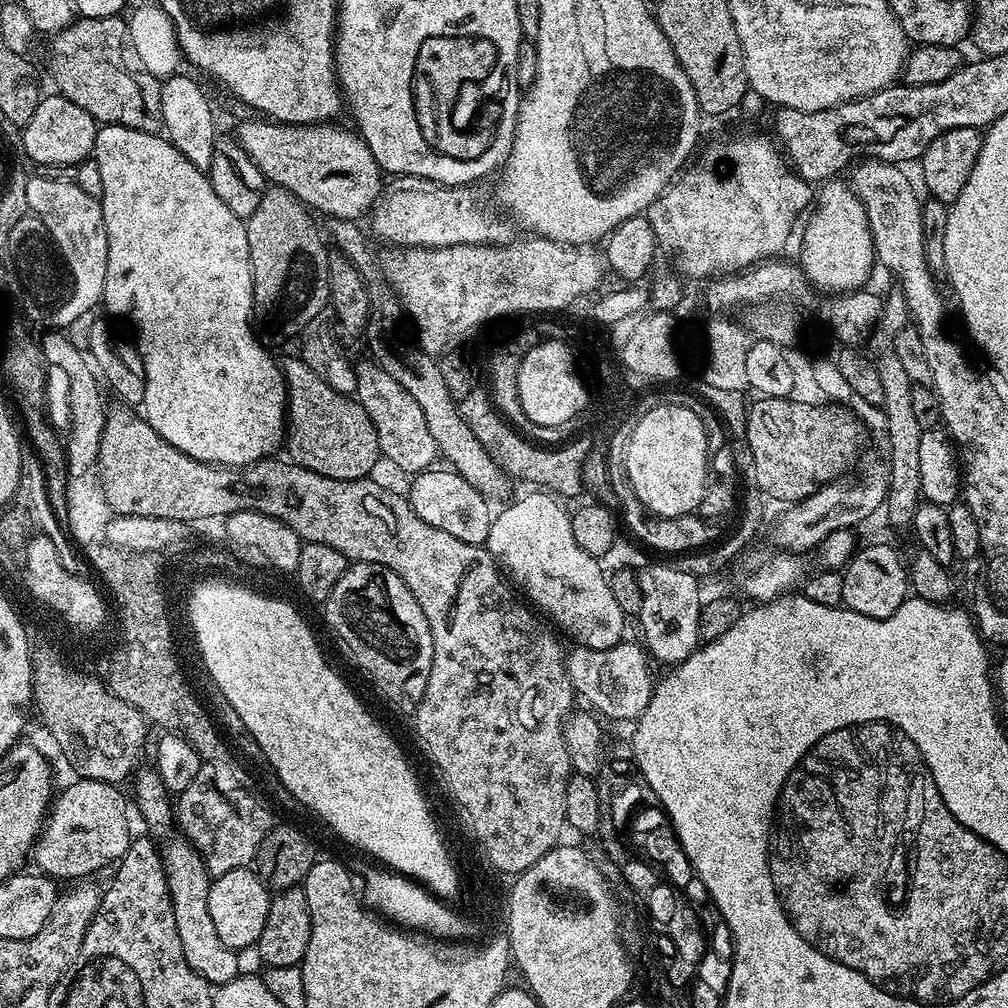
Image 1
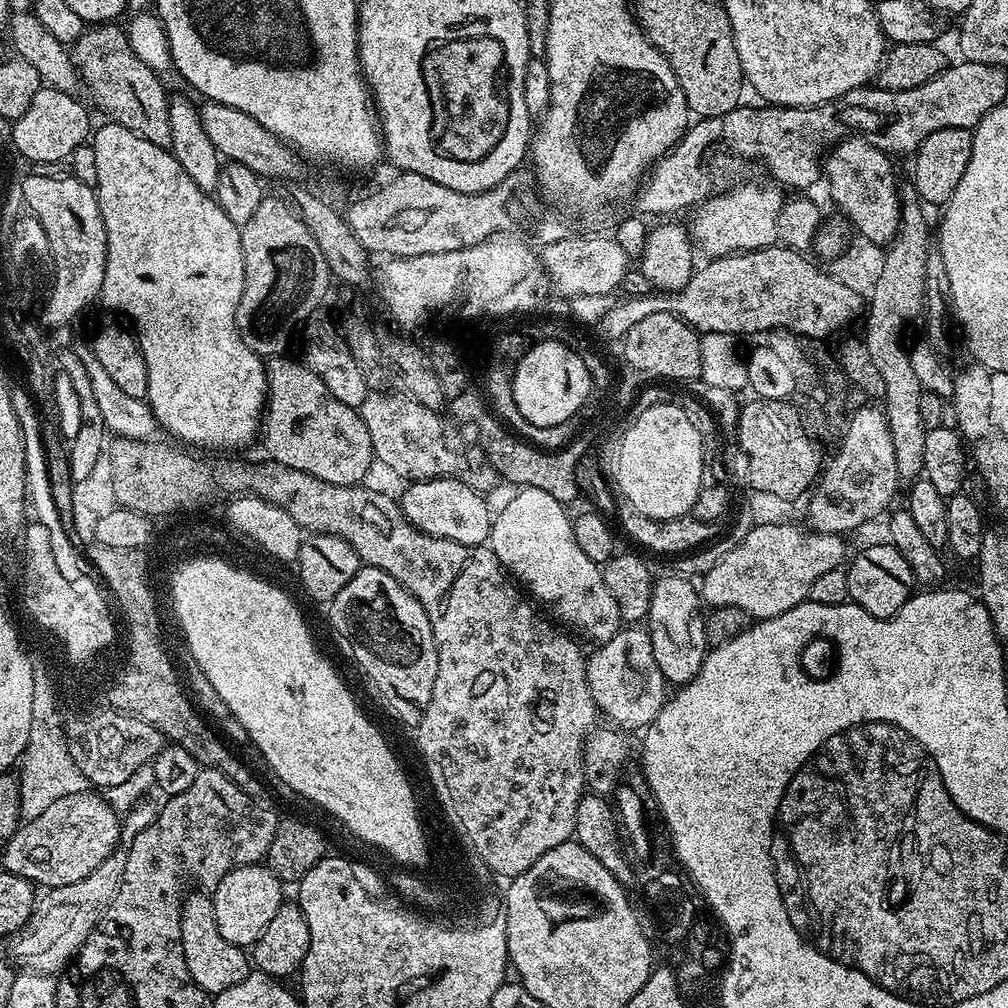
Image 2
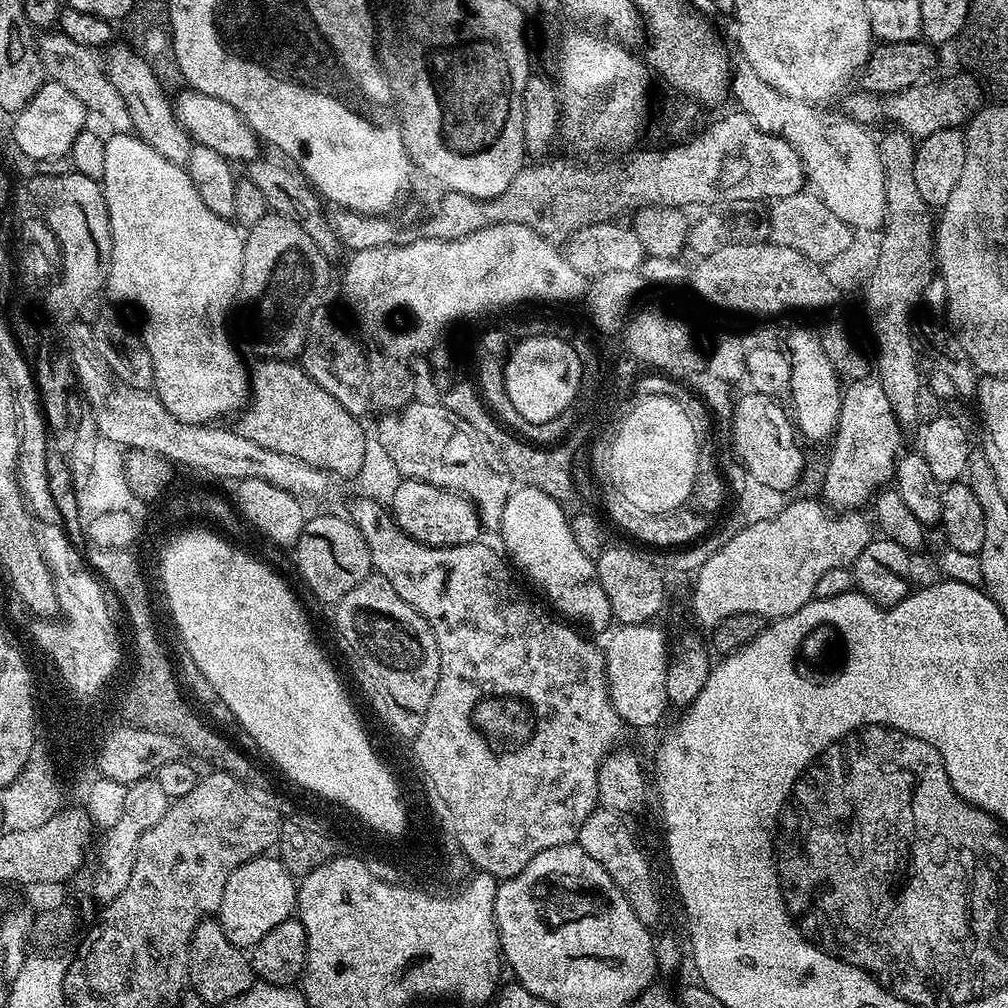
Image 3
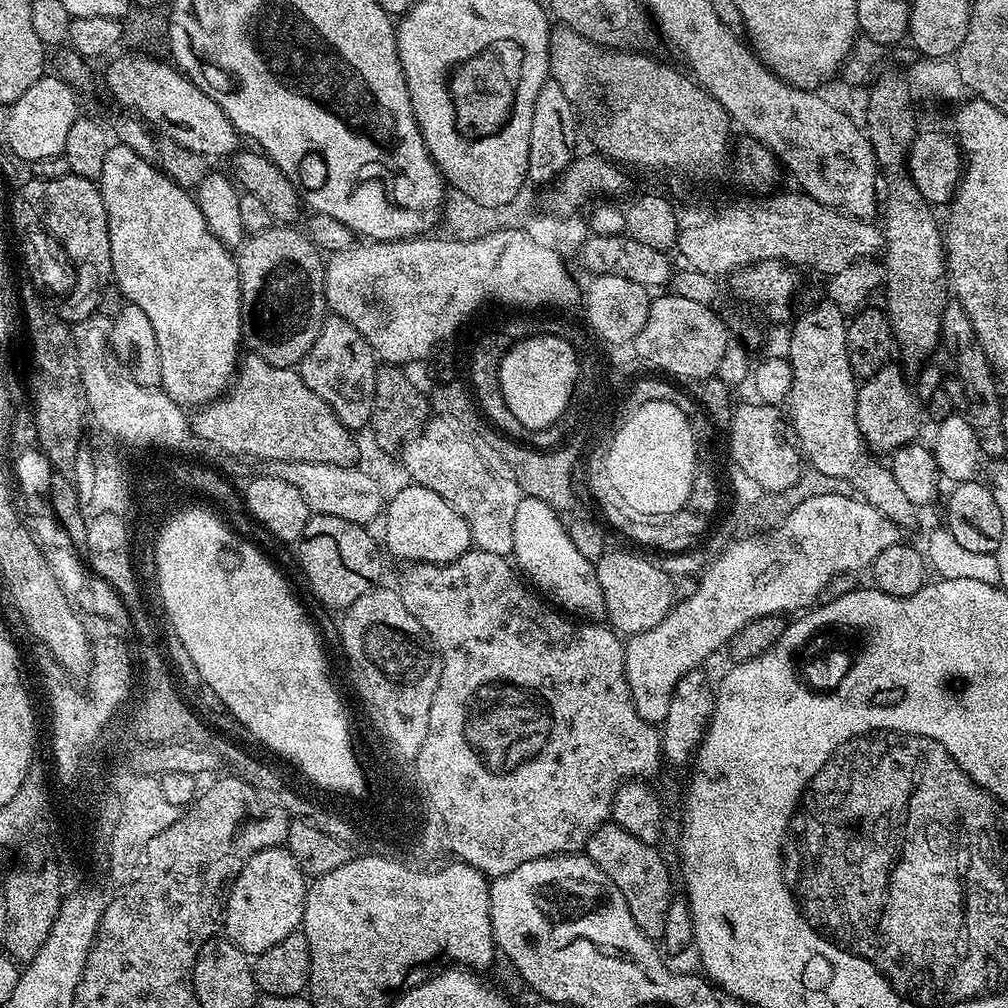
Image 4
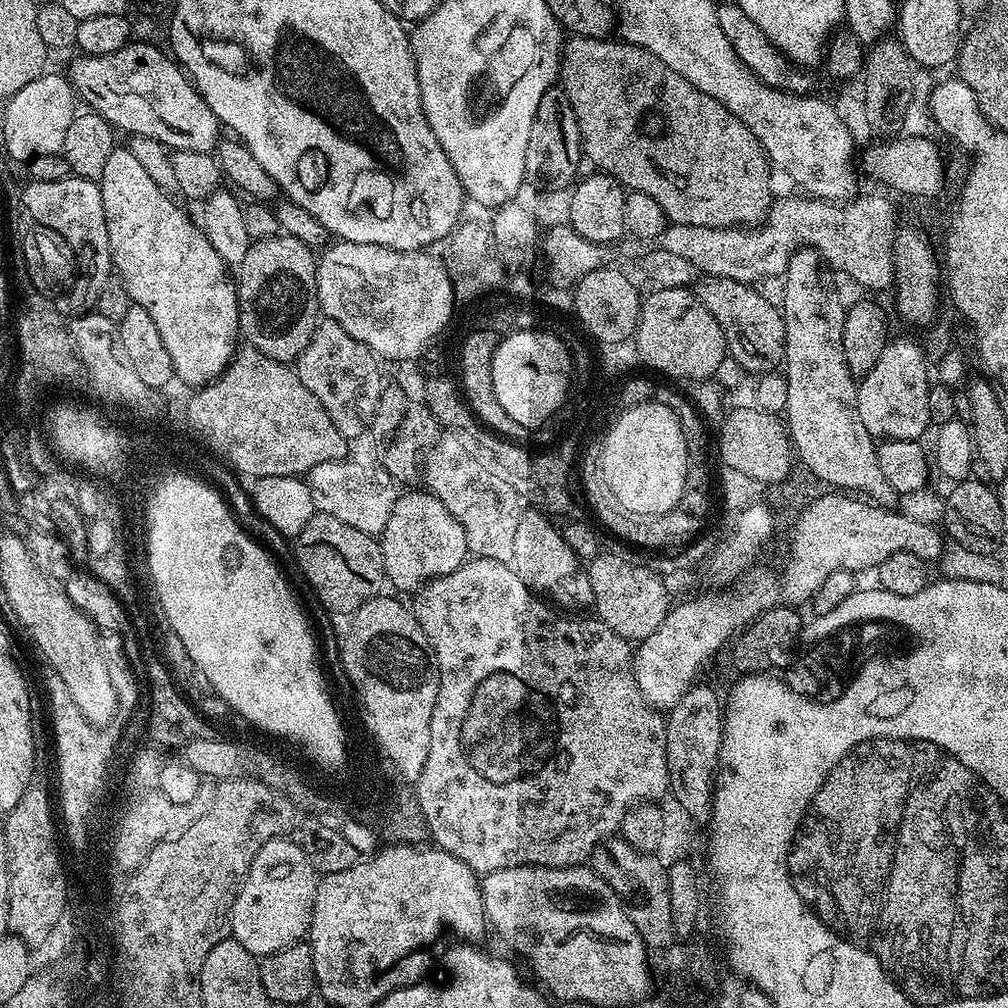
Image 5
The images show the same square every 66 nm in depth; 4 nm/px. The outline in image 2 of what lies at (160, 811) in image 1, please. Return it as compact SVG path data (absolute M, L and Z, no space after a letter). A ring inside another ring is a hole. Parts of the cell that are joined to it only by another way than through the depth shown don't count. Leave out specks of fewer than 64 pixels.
M192 890L185 895L180 906L182 926L182 954L186 958L186 970L203 992L217 994L242 982L250 971L250 956L239 944L226 942L218 931L218 918L214 918L211 895Z

